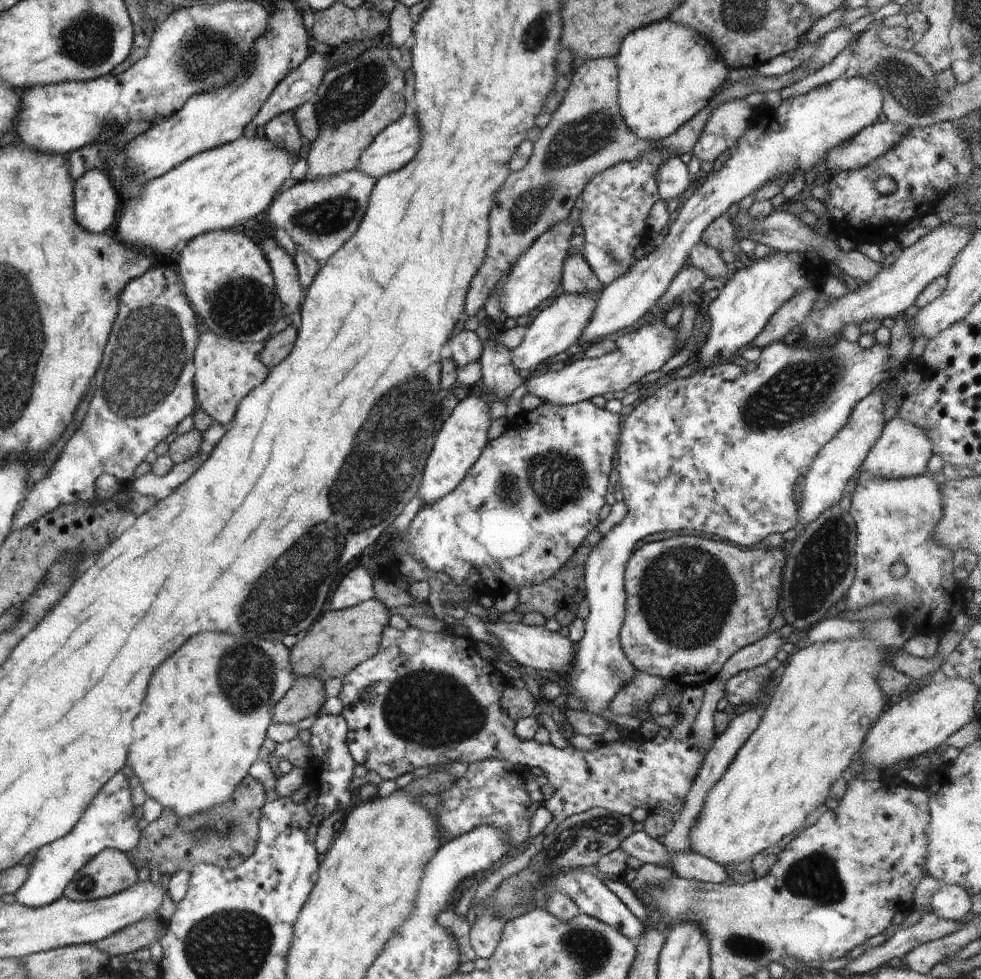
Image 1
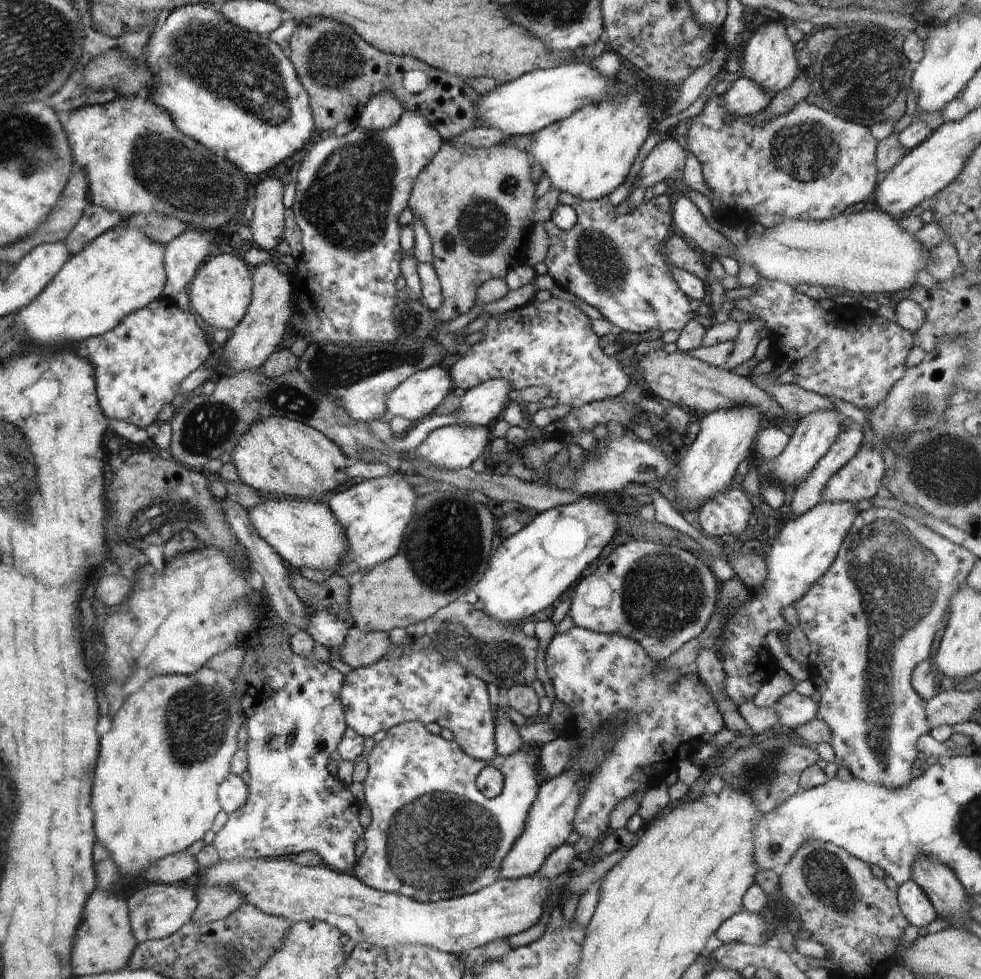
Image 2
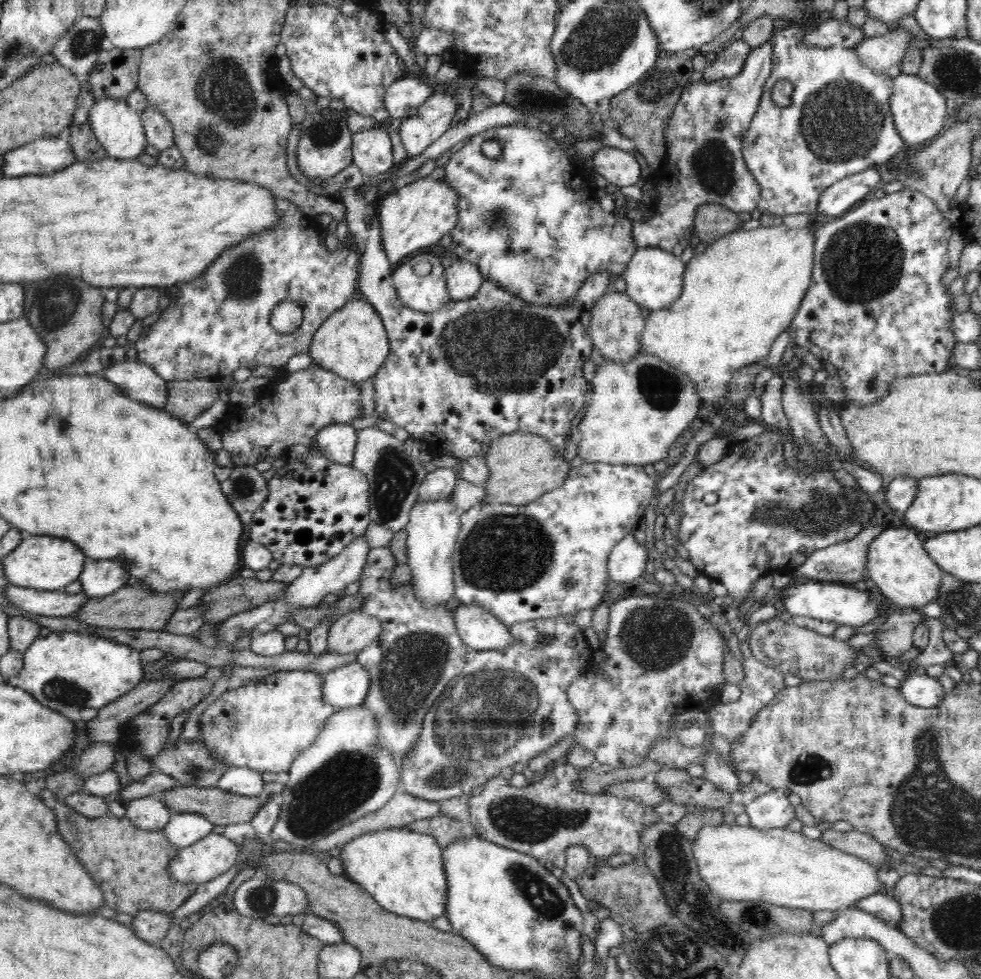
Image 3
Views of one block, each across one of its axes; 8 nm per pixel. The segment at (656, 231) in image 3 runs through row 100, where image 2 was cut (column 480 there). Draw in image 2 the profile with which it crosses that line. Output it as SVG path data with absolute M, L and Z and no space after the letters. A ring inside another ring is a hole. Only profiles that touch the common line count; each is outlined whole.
M416 640L409 646L397 645L378 662L367 667L352 669L344 675L340 702L344 707L347 726L364 738L373 737L379 730L387 731L393 726L408 721L420 721L425 725L436 722L441 728L448 728L459 747L476 760L490 762L498 756L495 722L488 698L487 684L481 678L466 671L458 661L442 656L434 647L420 648Z

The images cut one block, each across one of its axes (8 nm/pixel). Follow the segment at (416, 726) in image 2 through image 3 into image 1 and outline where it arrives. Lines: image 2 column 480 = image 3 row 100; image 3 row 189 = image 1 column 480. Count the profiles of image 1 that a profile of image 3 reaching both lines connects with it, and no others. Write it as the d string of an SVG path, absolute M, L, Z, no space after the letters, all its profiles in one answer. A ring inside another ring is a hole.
M496 759L469 764L464 776L456 779L444 794L439 794L442 802L434 812L444 842L454 840L484 824L504 832L512 846L525 842L529 838L530 818L545 801L537 776L530 770L531 767L524 768Z

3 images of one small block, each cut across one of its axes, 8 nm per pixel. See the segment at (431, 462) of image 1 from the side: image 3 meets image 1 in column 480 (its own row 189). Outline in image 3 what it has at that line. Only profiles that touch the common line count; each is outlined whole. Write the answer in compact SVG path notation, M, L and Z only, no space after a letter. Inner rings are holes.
M430 176L418 179L396 189L380 204L378 218L383 249L392 266L396 266L404 256L414 255L416 250L436 244L458 220L458 193L450 188L446 180L433 180Z

